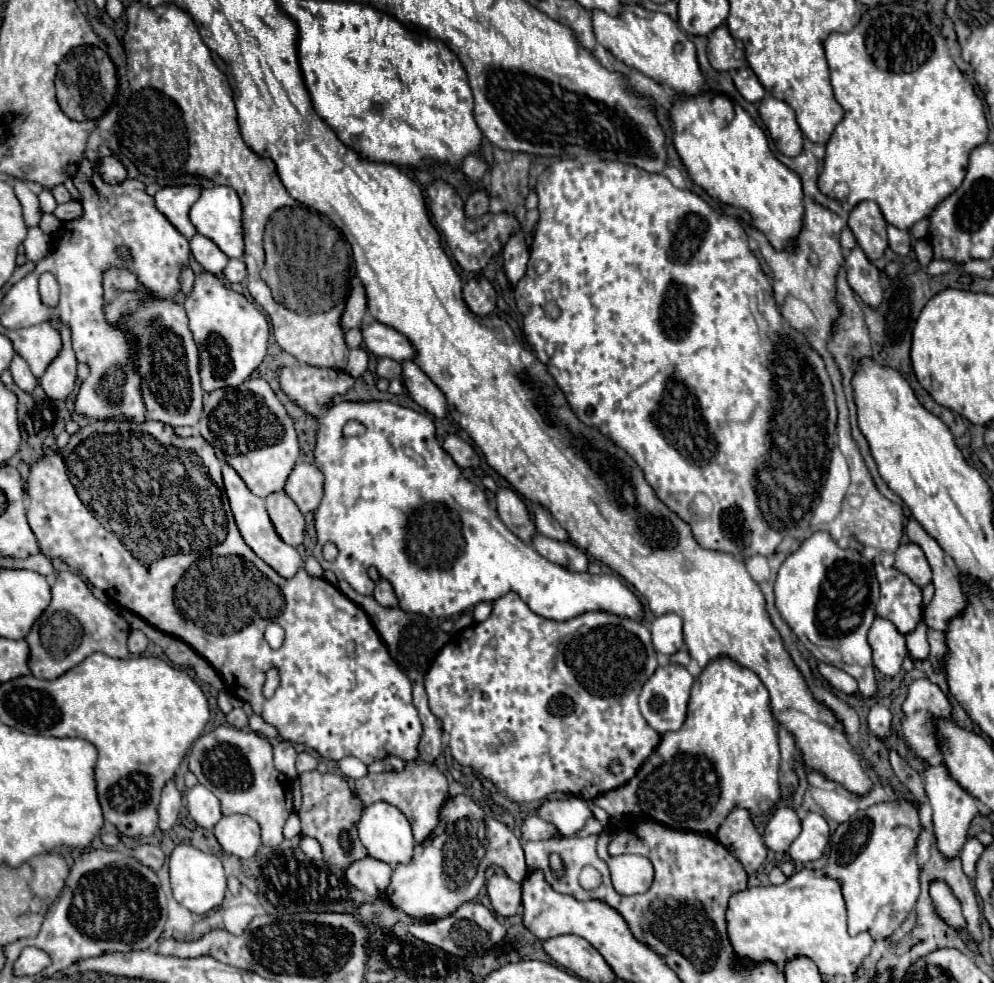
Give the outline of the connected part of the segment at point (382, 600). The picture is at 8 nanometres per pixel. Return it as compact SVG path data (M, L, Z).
M370 567L368 570L370 578L374 580L376 588L374 588L374 598L378 604L382 606L398 606L398 600L396 600L396 594L394 594L394 588L392 584L388 584L388 580L384 580L378 572L376 572L375 567Z

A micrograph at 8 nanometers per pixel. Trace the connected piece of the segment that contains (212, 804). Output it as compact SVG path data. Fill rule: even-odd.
M196 784L194 788L190 788L188 794L186 794L186 800L188 800L188 812L190 812L190 816L202 828L214 828L220 822L220 818L222 818L220 802L202 784Z

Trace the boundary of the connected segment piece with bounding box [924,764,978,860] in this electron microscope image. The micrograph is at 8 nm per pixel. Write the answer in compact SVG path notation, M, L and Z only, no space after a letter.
M944 764L928 766L924 772L924 780L926 780L926 794L928 794L930 806L934 810L936 846L946 860L954 860L954 858L958 858L958 854L966 842L966 834L968 834L968 826L970 826L972 818L978 814L978 802L958 782L954 782L948 776L948 770Z

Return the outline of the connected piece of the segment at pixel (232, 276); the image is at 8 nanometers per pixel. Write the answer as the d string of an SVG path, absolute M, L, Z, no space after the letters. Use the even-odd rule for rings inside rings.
M230 260L224 268L224 276L230 282L242 282L246 278L246 264L242 260Z

